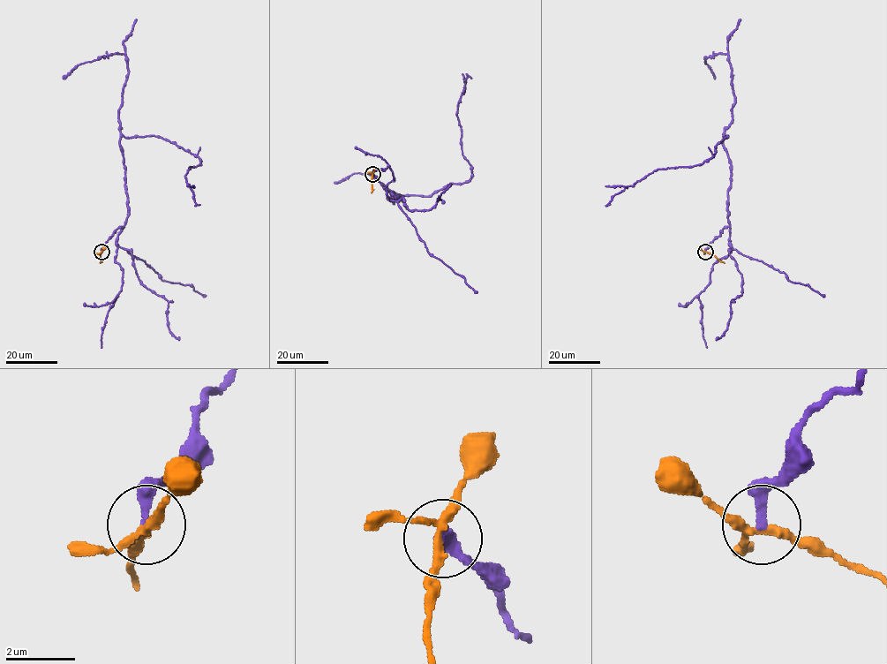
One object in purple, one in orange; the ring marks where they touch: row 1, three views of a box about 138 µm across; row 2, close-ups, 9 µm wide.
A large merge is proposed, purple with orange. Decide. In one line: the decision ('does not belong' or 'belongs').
does not belong

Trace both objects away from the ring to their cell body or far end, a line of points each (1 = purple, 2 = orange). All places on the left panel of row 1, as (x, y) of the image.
1: (101, 252), (127, 216), (123, 136), (159, 136), (197, 155), (200, 163), (185, 176), (194, 202), (200, 204)
2: (101, 252), (100, 263)

